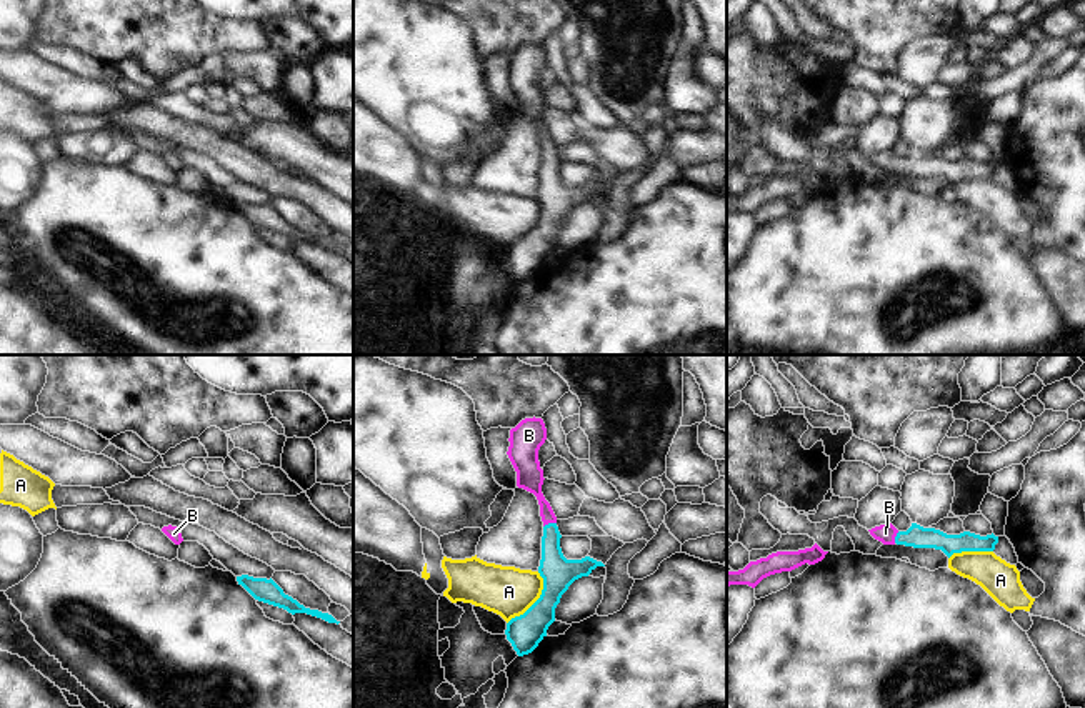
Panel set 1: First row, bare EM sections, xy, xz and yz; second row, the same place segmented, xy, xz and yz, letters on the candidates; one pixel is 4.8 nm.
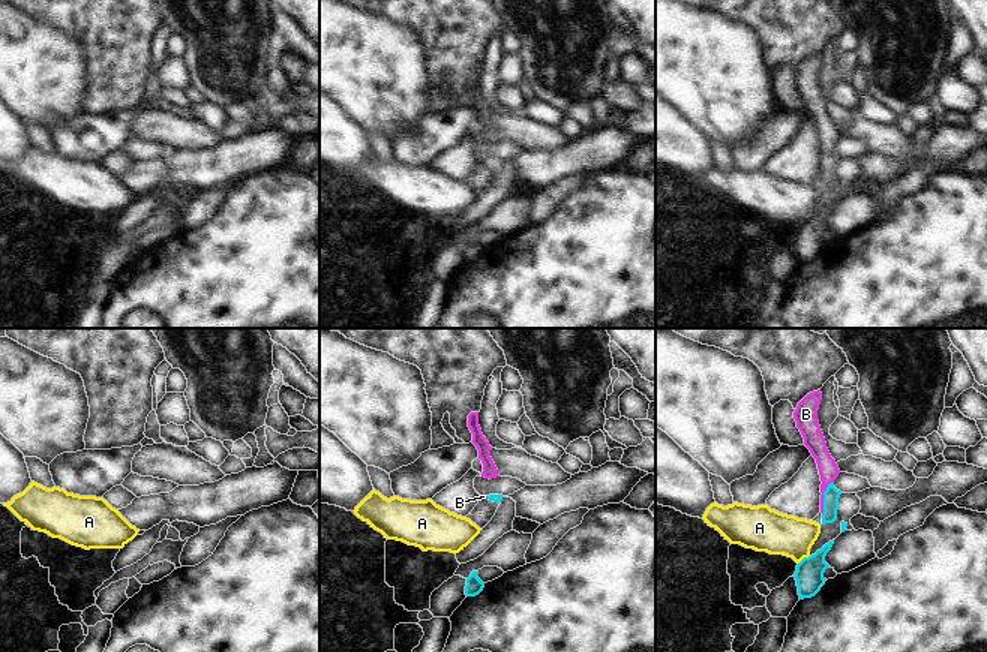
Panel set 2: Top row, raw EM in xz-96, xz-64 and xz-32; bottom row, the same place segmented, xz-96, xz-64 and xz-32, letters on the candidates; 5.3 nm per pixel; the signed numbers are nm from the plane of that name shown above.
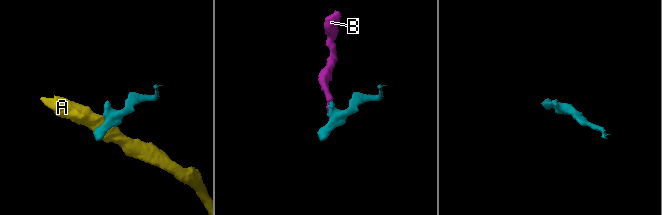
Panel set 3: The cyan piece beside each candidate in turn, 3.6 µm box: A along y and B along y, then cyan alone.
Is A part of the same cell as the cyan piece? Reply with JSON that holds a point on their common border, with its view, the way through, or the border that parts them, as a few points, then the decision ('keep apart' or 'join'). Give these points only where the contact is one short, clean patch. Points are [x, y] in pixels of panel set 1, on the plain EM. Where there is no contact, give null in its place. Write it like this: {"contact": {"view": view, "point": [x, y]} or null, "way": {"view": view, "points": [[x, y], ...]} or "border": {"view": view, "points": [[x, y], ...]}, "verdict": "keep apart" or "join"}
{"contact": {"view": "xz", "point": [537, 227]}, "border": {"view": "xz", "points": [[539, 199], [542, 220], [507, 250]]}, "verdict": "keep apart"}

